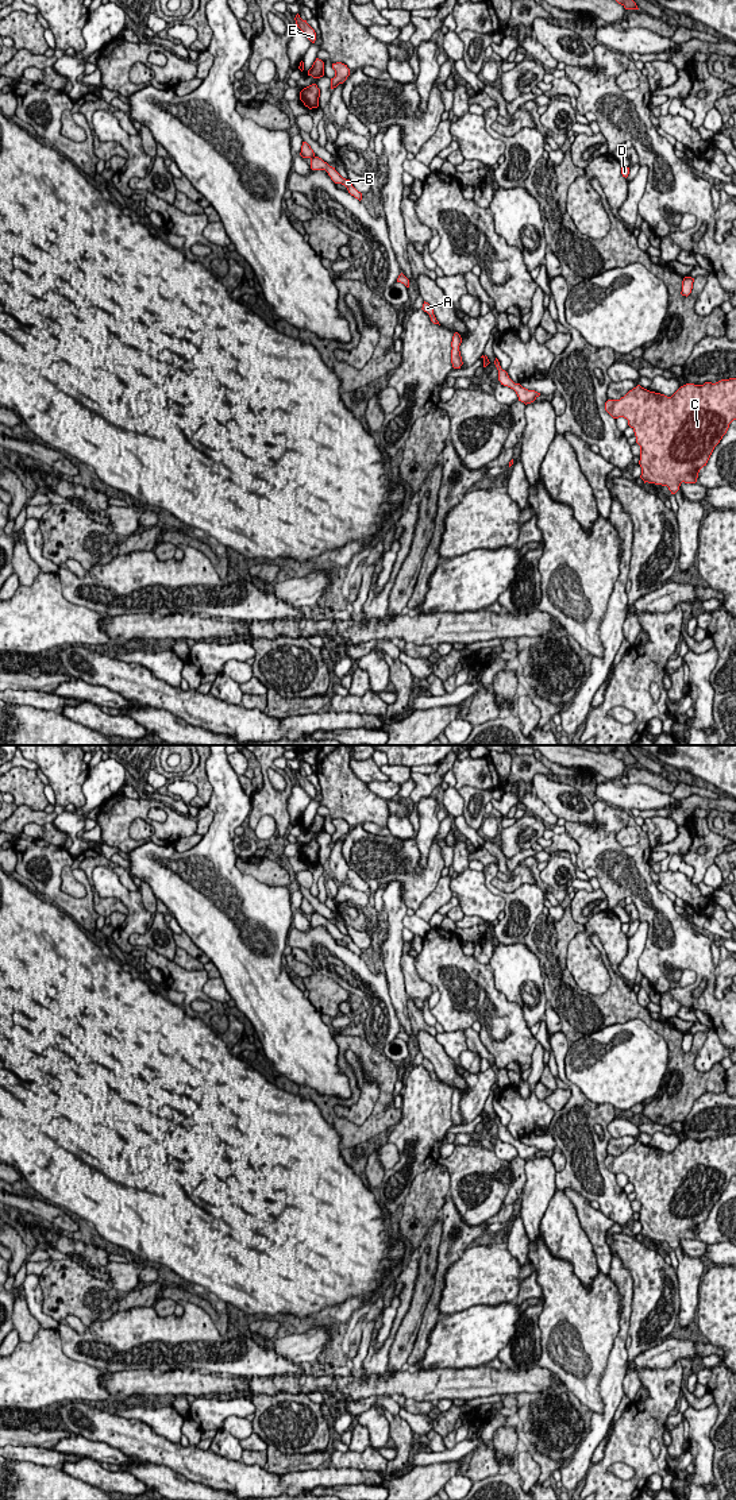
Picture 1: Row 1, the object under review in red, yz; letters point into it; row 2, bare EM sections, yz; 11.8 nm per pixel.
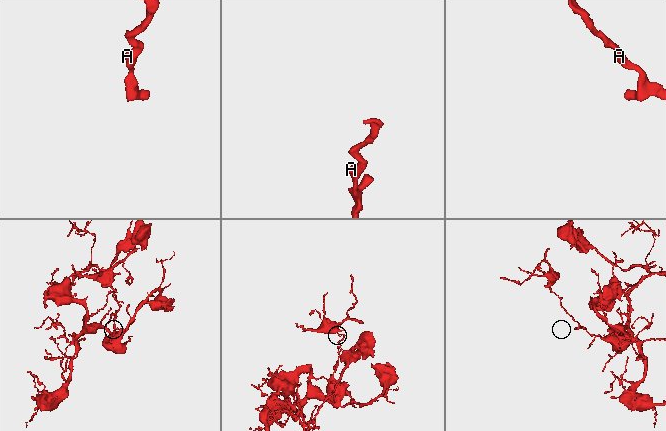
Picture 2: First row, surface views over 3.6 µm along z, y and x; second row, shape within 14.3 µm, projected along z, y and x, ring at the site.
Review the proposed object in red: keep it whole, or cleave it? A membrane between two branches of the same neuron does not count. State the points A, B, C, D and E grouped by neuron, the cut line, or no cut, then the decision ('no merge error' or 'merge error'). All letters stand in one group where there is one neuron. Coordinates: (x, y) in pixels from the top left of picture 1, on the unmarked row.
groups A B C D / E; cut yz (313, 912), (311, 916); merge error

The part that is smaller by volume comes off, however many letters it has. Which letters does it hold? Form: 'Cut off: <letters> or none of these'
Cut off: E

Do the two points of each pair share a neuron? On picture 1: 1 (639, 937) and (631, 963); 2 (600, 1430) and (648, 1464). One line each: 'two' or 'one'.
1: one
2: two

